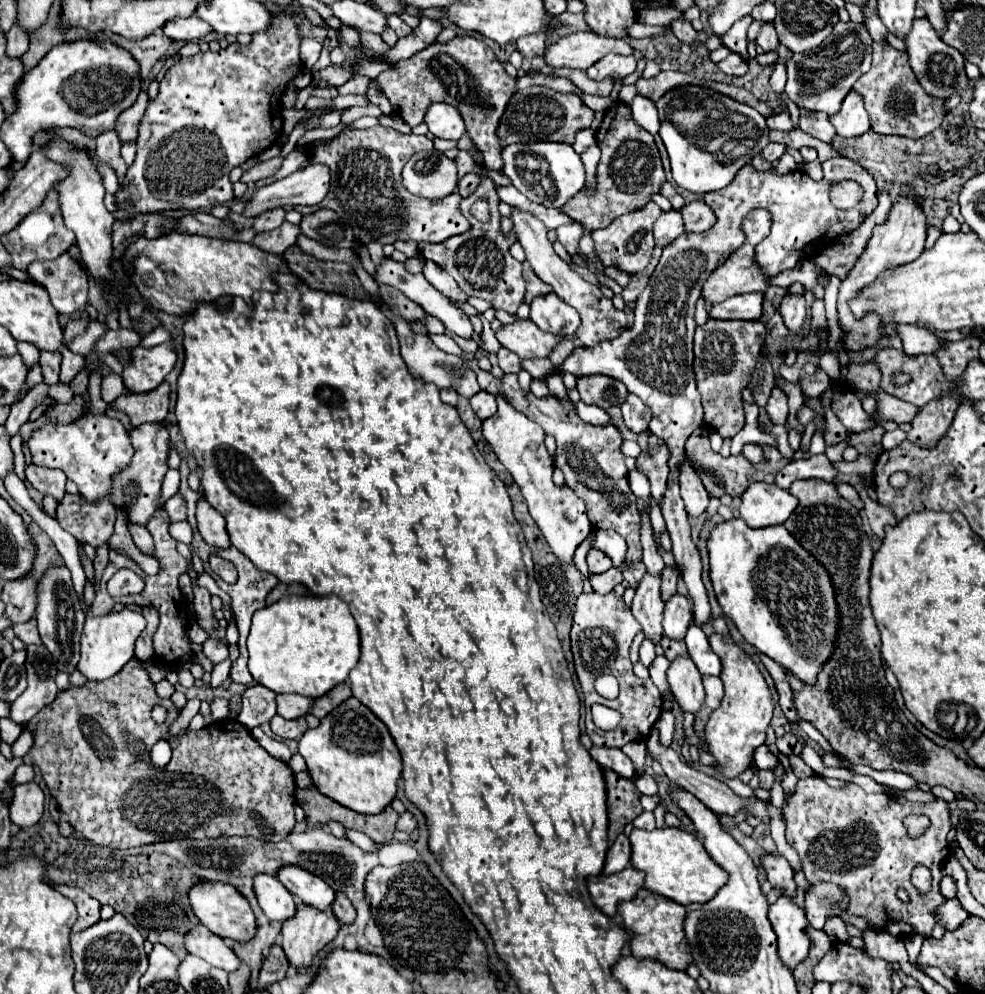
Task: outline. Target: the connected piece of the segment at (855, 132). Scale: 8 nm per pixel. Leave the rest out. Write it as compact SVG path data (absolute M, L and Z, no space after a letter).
M853 90L847 94L841 112L837 112L835 116L829 116L829 120L835 126L837 134L845 136L845 138L861 136L863 132L869 132L869 128L871 128L869 116L863 106L863 98L861 98L861 94L853 92Z

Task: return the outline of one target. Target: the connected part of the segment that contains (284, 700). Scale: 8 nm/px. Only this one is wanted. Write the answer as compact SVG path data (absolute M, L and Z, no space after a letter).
M277 694L275 702L277 702L277 714L287 720L293 720L309 712L313 698L299 696L299 694Z

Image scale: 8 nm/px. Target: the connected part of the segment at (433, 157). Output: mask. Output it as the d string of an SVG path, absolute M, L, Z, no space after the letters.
M417 152L403 166L403 186L421 198L439 200L457 186L457 168L443 152Z

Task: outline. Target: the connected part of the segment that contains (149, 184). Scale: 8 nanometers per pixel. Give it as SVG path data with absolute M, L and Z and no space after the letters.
M281 14L273 18L269 30L255 34L249 46L231 44L219 52L209 50L181 58L161 80L159 96L147 106L139 126L137 156L115 194L119 210L113 216L127 220L145 212L209 210L217 204L229 204L235 198L229 172L247 158L273 146L281 136L281 94L287 82L301 70L299 44L301 36L293 16Z

